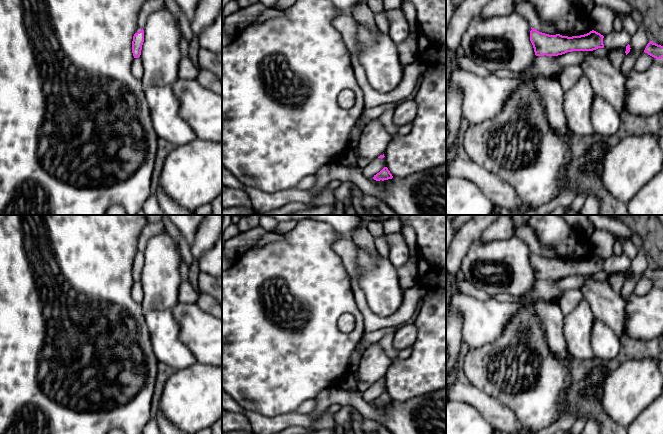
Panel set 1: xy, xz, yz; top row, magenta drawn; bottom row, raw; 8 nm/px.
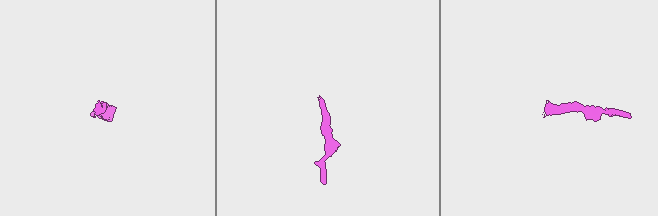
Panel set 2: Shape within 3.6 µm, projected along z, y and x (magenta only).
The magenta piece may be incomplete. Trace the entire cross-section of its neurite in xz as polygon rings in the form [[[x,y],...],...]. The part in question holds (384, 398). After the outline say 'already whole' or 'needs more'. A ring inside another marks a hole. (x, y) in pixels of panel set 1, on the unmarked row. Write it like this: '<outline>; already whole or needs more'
[[[384,391],[379,397],[374,399],[373,401],[373,403],[376,405],[380,405],[380,404],[384,405],[384,404],[392,403],[392,402],[393,400],[387,391]]]; already whole

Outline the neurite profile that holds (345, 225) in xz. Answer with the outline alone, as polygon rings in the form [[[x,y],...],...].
[[[309,215],[309,219],[329,224],[344,239],[352,239],[354,231],[365,223],[356,215]]]

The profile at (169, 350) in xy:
[[[172,308],[149,311],[144,316],[151,346],[159,363],[178,371],[197,362],[191,351],[179,339],[180,326],[173,317]]]

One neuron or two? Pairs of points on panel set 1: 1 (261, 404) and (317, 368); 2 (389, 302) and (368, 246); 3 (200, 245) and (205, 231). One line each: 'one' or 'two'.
1: one
2: two
3: one

